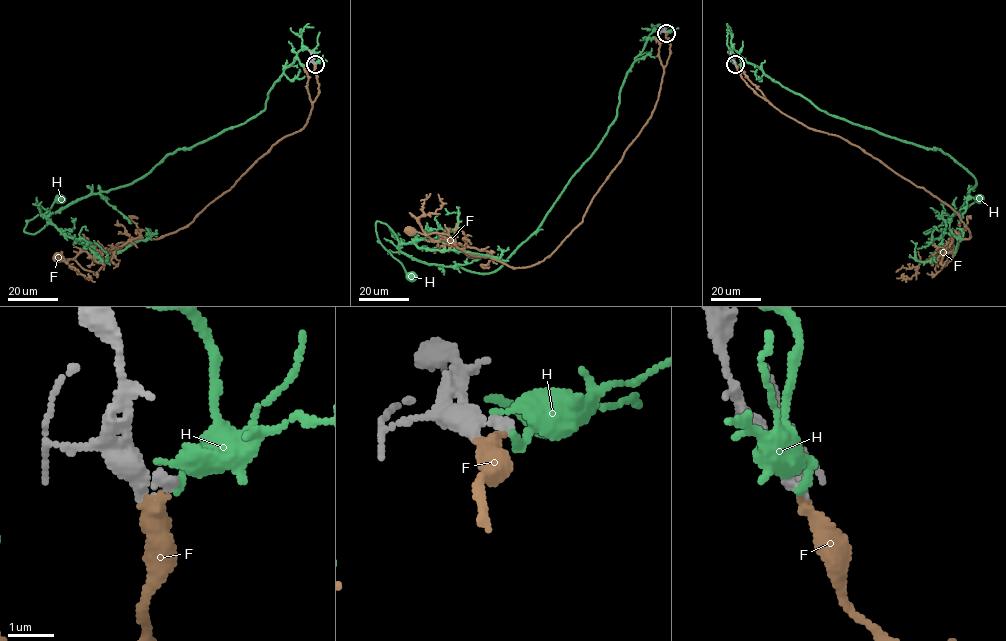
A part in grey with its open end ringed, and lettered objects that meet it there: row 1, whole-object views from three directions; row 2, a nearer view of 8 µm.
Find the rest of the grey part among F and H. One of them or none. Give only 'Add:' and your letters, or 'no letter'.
Add: F

